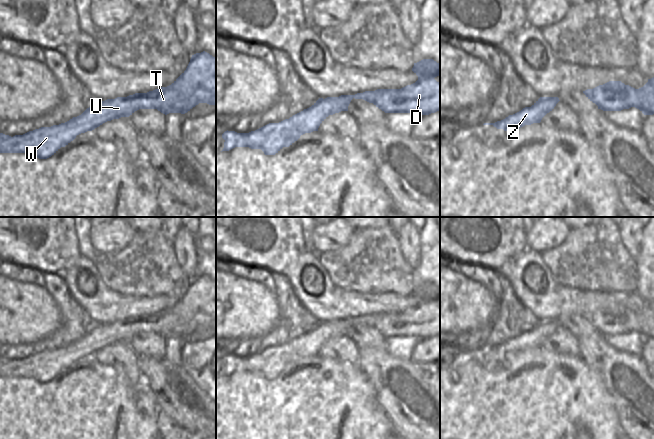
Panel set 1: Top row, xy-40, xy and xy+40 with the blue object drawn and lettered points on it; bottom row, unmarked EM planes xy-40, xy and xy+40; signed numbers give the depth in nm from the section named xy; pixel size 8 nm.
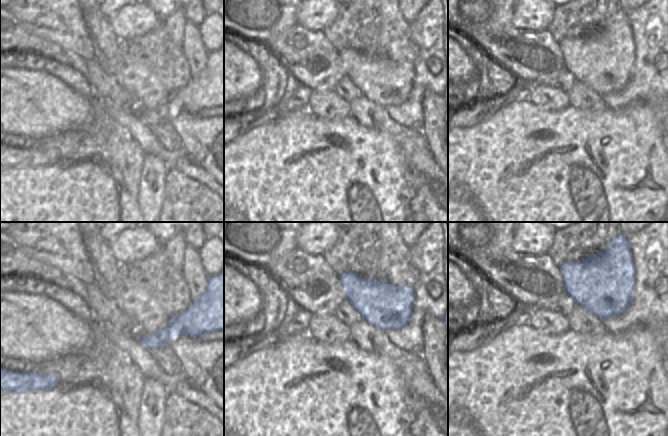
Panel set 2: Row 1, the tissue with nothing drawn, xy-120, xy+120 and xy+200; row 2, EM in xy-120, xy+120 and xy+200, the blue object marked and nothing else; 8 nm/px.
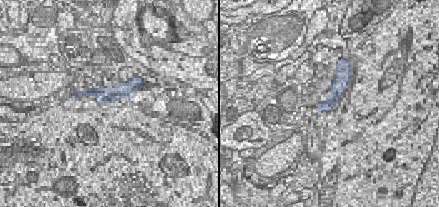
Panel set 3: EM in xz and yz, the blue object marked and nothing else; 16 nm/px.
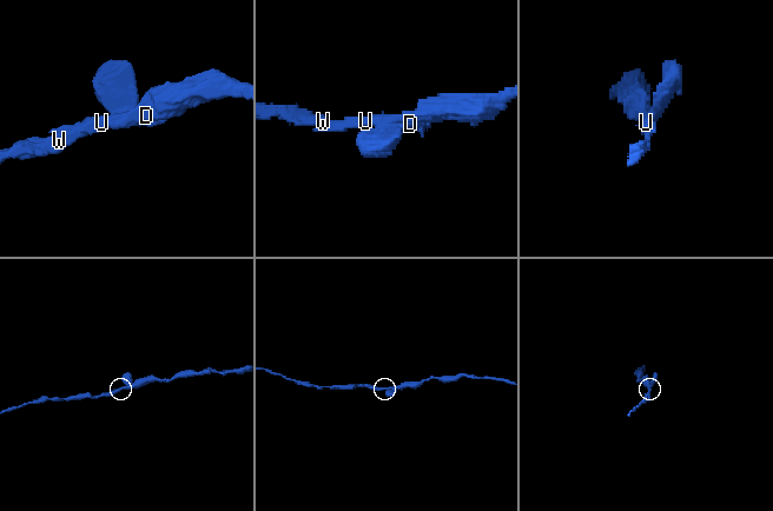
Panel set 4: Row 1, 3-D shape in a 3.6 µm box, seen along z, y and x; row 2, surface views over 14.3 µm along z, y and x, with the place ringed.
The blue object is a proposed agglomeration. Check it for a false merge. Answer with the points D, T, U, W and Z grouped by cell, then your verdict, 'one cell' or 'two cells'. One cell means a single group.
D T U W Z | one cell

